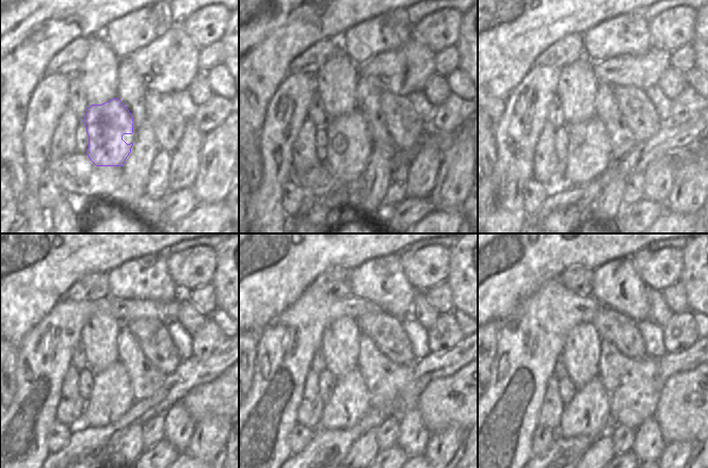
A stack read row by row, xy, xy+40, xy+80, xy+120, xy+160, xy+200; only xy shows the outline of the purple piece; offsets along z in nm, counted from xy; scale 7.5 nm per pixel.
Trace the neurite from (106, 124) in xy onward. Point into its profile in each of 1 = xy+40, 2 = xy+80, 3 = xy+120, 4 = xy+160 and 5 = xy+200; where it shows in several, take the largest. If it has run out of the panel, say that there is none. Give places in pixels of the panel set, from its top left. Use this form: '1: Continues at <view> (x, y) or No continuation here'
1: Continues at xy+40 (348, 155)
2: Continues at xy+80 (588, 158)
3: Continues at xy+120 (111, 398)
4: Continues at xy+160 (350, 400)
5: Continues at xy+200 (588, 415)

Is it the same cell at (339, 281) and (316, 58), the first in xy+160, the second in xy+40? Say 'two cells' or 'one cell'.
one cell

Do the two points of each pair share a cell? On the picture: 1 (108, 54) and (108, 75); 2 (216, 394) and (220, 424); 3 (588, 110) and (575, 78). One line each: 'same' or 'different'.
1: different
2: different
3: same

